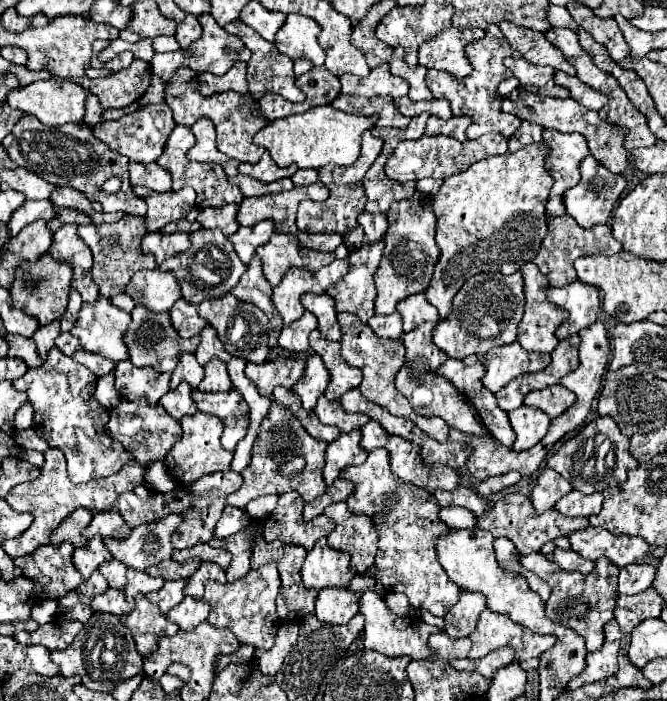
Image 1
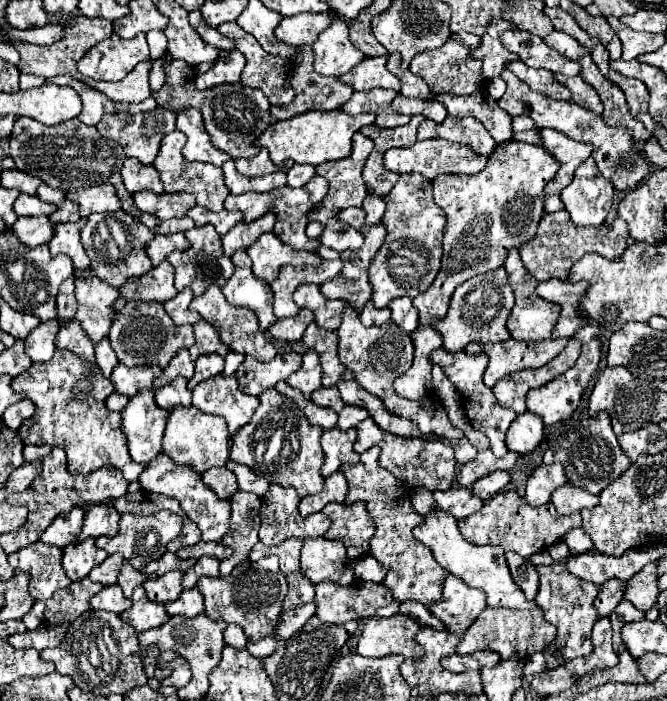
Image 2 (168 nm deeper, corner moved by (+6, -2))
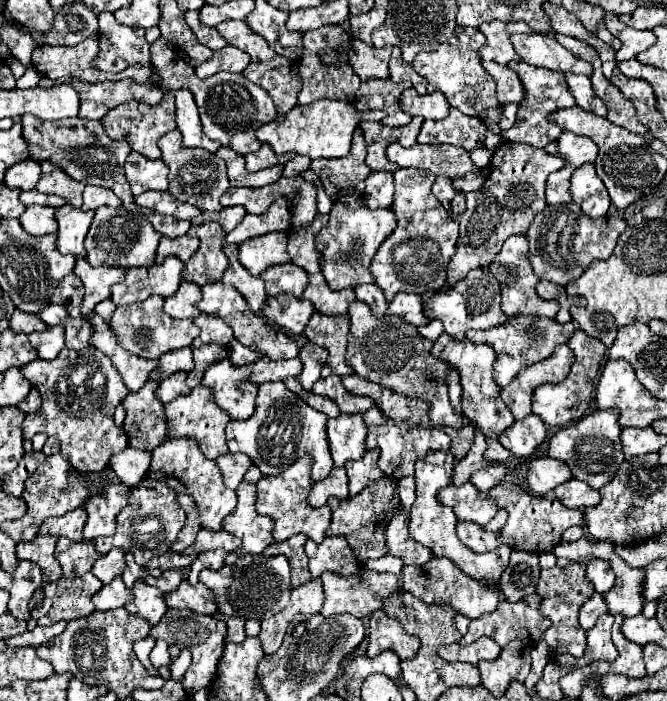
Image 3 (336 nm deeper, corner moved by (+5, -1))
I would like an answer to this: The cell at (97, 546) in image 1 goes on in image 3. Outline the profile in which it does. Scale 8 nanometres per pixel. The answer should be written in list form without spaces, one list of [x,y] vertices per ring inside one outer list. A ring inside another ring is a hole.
[[[59,537],[57,547],[55,547],[55,559],[61,565],[63,577],[81,577],[87,571],[91,571],[93,563],[101,555],[95,551],[93,541],[79,541],[73,543],[65,537]]]

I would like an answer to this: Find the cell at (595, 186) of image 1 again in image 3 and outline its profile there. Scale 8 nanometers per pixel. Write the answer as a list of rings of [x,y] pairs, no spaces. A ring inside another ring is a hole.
[[[587,163],[581,165],[573,175],[571,175],[571,193],[573,201],[581,205],[583,213],[589,215],[591,219],[607,215],[611,207],[609,193],[603,185],[603,181],[595,173],[595,165]]]

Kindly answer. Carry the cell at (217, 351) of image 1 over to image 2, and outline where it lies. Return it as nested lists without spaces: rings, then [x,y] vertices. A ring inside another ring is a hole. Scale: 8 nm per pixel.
[[[200,320],[194,324],[194,336],[196,336],[196,344],[190,348],[192,360],[196,360],[202,354],[218,354],[218,356],[228,354],[228,346],[220,342],[218,332],[206,320]]]

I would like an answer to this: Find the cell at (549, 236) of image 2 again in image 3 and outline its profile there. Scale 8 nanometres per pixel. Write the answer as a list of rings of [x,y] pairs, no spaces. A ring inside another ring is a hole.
[[[573,201],[563,205],[559,211],[545,207],[543,213],[535,215],[531,229],[527,233],[529,239],[529,261],[533,265],[533,271],[539,279],[569,285],[575,281],[595,259],[607,259],[619,235],[627,227],[625,219],[619,215],[609,215],[603,219],[591,219],[581,213],[581,207]]]

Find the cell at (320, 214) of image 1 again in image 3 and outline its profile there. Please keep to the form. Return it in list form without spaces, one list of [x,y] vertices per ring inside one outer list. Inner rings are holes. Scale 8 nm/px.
[[[357,127],[353,133],[353,145],[349,155],[341,159],[313,159],[311,169],[321,177],[325,191],[333,201],[345,195],[361,195],[365,191],[365,179],[371,169],[365,165],[365,139]]]

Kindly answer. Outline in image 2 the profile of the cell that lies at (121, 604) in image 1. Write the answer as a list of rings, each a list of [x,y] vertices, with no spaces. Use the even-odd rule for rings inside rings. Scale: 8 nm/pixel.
[[[118,584],[102,588],[102,592],[92,596],[92,600],[90,600],[90,606],[94,610],[108,610],[108,612],[114,612],[114,614],[122,614],[124,610],[130,608],[130,604],[132,604],[130,598],[126,598],[122,594]]]

